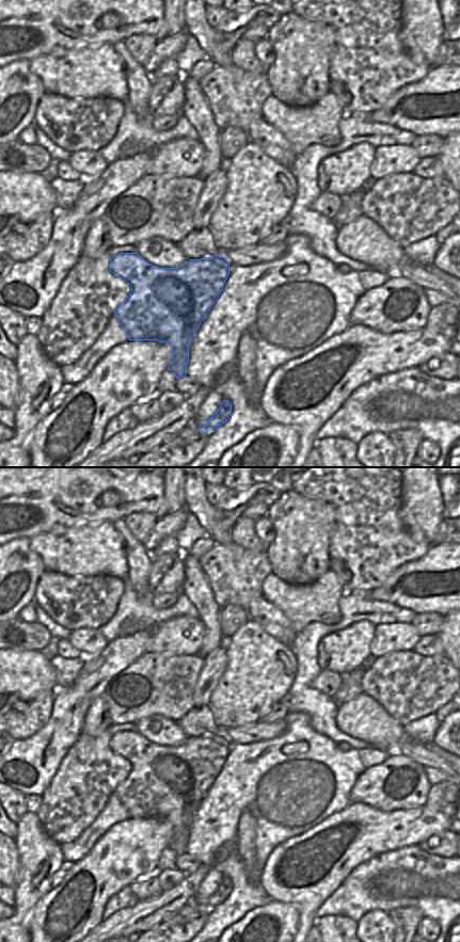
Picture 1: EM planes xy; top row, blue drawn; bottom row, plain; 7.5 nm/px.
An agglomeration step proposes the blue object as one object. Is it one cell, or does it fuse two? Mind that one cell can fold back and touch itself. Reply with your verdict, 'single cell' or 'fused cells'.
single cell

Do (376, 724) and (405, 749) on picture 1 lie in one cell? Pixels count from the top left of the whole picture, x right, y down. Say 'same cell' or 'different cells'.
different cells

